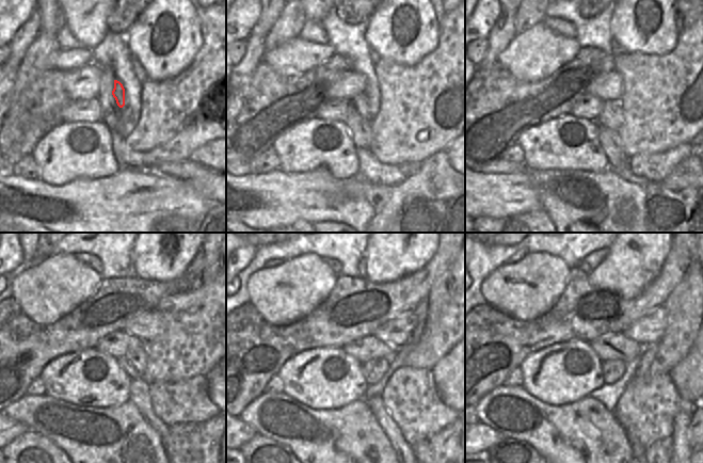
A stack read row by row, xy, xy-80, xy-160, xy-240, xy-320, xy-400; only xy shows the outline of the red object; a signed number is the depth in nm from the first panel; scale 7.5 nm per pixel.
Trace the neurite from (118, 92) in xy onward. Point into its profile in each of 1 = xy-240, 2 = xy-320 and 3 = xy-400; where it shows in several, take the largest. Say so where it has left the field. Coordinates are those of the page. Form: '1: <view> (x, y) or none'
1: xy-240 (133, 363)
2: xy-320 (373, 369)
3: xy-400 (612, 370)

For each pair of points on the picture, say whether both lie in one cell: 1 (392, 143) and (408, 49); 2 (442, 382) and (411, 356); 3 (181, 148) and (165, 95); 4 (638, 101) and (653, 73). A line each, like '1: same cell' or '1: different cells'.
1: different cells
2: different cells
3: same cell
4: same cell

